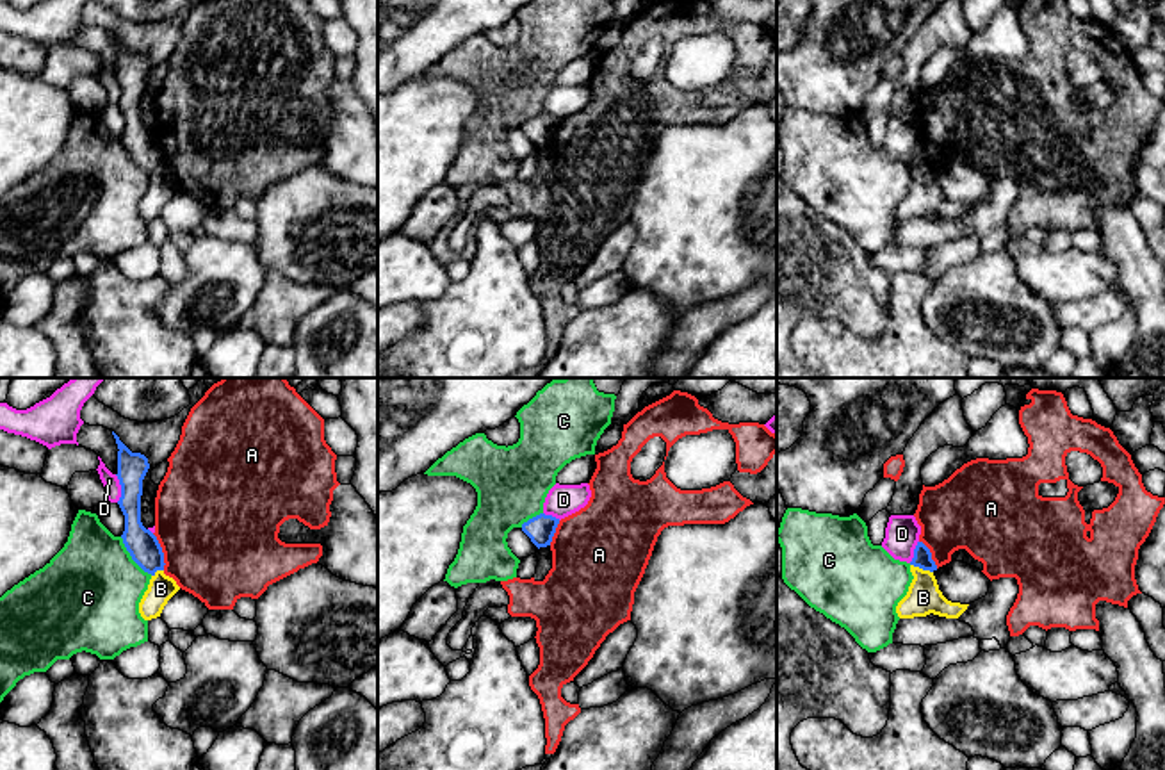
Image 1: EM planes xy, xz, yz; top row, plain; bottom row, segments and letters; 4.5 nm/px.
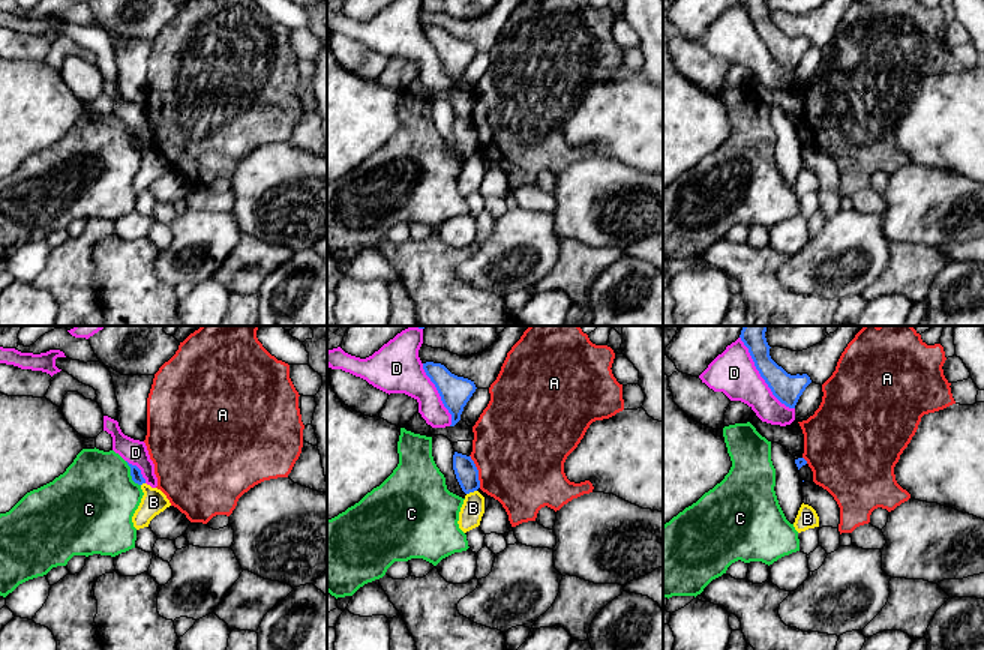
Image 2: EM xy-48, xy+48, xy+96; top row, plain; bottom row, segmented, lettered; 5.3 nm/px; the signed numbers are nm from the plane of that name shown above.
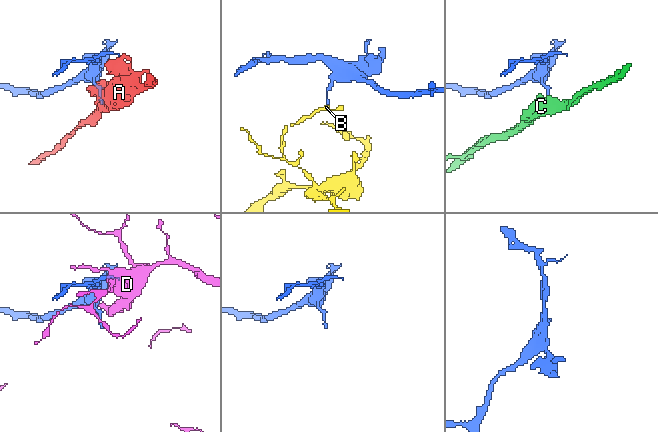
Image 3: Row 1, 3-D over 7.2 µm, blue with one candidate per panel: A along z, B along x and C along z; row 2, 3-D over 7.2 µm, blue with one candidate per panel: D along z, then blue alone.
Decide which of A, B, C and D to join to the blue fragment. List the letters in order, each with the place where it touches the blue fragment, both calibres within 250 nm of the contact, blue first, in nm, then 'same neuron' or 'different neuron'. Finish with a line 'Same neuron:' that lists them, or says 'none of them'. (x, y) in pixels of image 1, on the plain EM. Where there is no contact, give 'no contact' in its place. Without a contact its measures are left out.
A: contact xy (161, 152); calibres 140 and 480 nm; different neuron
B: contact yz (921, 168); calibres 80 and 160 nm; different neuron
C: contact xy (132, 159); calibres 140 and 460 nm; different neuron
D: contact xy (122, 90); calibres 140 and 70 nm; different neuron
Same neuron: none of them

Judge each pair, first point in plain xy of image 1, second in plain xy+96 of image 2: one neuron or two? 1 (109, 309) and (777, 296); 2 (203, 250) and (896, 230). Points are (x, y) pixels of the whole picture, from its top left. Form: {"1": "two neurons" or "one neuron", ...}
{"1": "one neuron", "2": "two neurons"}

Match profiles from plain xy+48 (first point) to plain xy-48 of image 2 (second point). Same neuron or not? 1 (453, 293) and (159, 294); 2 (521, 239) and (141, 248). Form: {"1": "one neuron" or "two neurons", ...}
{"1": "one neuron", "2": "two neurons"}

